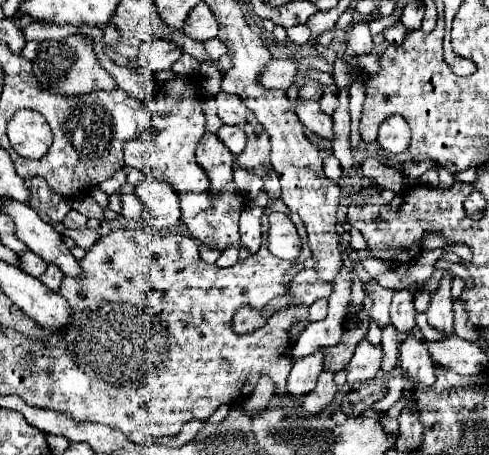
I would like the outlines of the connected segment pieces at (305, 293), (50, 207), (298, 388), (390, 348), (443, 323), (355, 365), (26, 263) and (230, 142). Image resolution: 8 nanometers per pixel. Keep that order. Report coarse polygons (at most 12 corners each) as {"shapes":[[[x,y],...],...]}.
{"shapes":[[[314,269],[300,271],[288,297],[270,301],[274,309],[306,305],[330,297]],[[42,177],[26,181],[32,209],[46,221],[62,221],[72,207]],[[322,349],[294,363],[286,383],[294,399],[312,393]],[[388,325],[382,331],[382,371],[398,365],[398,347],[404,337]],[[446,275],[426,311],[430,327],[454,335],[450,301],[452,279]],[[366,339],[346,365],[346,381],[364,383],[376,377],[382,347]],[[32,251],[22,253],[22,271],[40,277],[48,263]],[[222,125],[220,141],[232,151],[242,153],[246,133],[240,127]]]}

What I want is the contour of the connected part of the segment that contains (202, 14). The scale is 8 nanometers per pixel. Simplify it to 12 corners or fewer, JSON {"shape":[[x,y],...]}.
{"shape":[[208,5],[192,9],[184,33],[200,43],[218,35]]}

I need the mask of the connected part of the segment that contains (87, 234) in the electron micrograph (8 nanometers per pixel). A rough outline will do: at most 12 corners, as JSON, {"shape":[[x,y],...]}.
{"shape":[[65,228],[62,236],[89,249],[100,238],[97,231]]}

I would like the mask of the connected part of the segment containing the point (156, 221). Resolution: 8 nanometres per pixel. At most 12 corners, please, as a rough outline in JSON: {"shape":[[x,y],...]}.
{"shape":[[146,177],[136,193],[142,219],[156,231],[180,225],[168,183]]}

